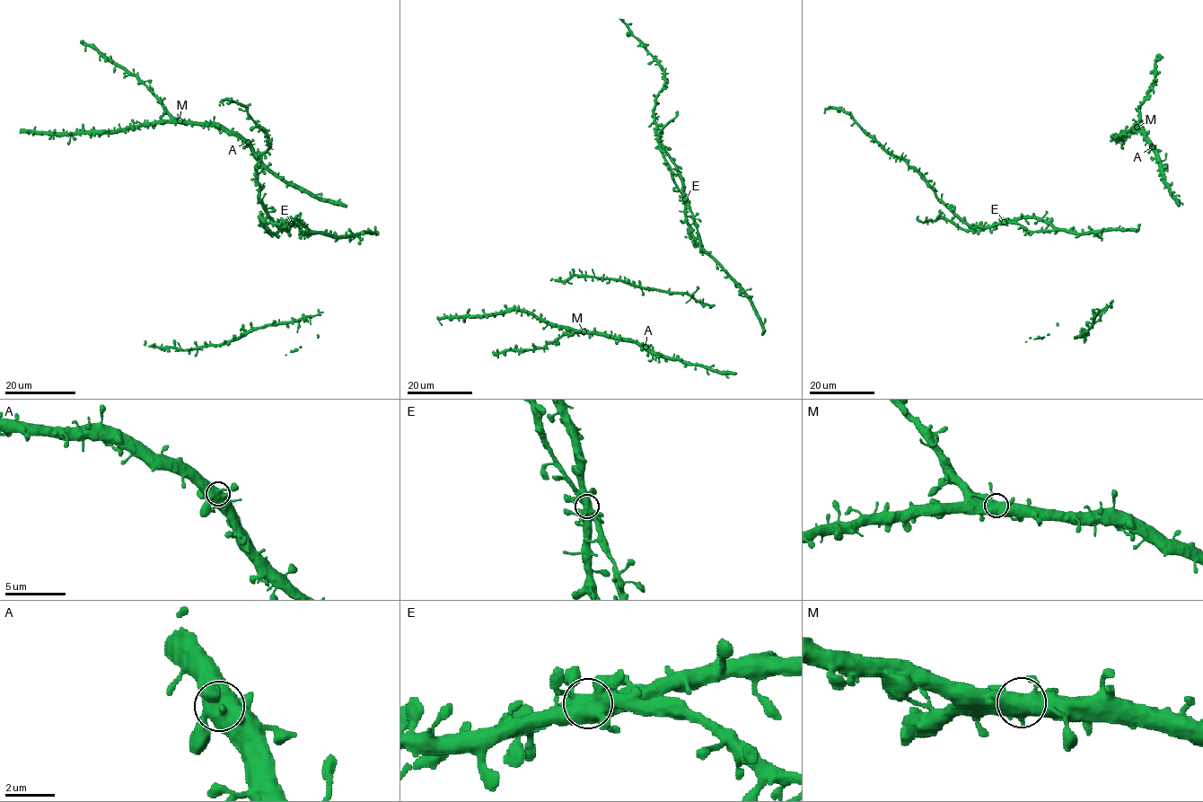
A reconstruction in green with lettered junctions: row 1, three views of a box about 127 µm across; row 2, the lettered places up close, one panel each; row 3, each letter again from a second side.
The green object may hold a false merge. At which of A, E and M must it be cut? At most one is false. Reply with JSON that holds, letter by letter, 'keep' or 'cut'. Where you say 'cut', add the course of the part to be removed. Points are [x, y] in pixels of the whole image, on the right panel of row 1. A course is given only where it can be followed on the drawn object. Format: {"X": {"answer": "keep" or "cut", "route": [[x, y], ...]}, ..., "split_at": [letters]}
{"A": {"answer": "keep"}, "E": {"answer": "keep"}, "M": {"answer": "keep"}, "split_at": []}

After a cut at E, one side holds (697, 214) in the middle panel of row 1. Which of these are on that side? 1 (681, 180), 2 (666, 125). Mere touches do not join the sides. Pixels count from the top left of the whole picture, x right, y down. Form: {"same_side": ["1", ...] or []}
{"same_side": ["2"]}

